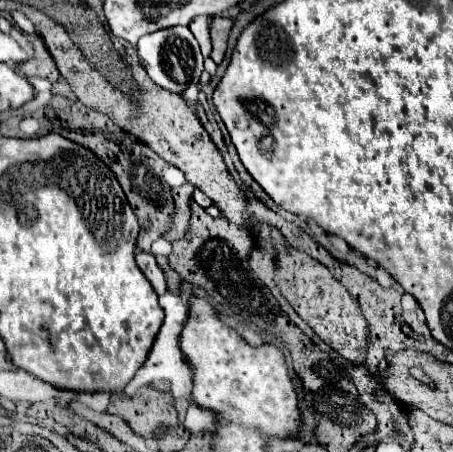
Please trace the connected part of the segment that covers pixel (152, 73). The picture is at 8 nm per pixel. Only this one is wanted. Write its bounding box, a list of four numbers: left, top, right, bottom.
[137,27,203,93]

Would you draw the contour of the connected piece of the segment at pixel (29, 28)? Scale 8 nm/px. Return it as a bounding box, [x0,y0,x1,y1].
[11,11,37,35]

